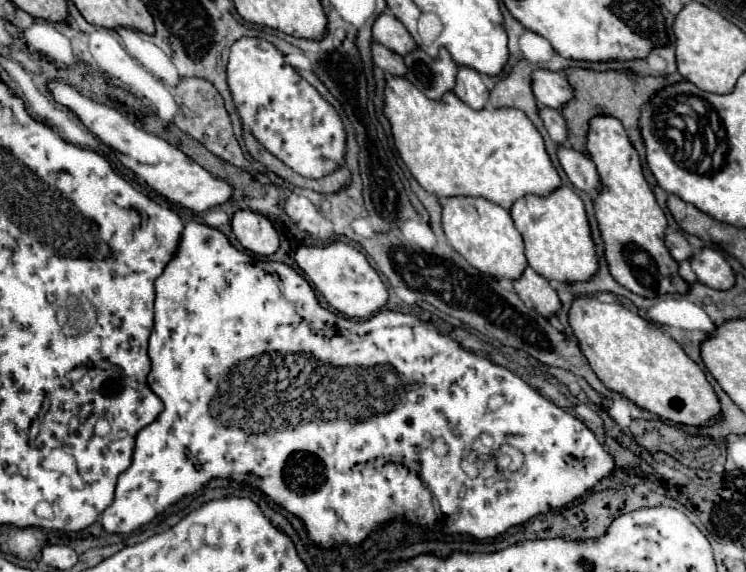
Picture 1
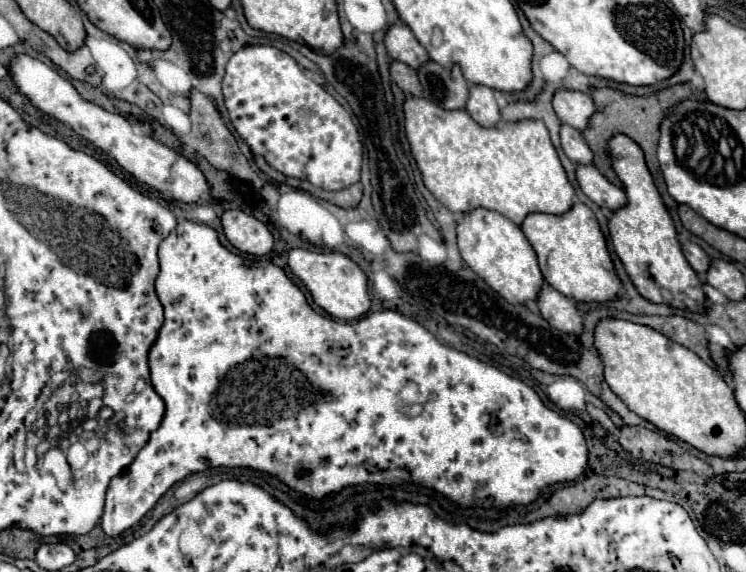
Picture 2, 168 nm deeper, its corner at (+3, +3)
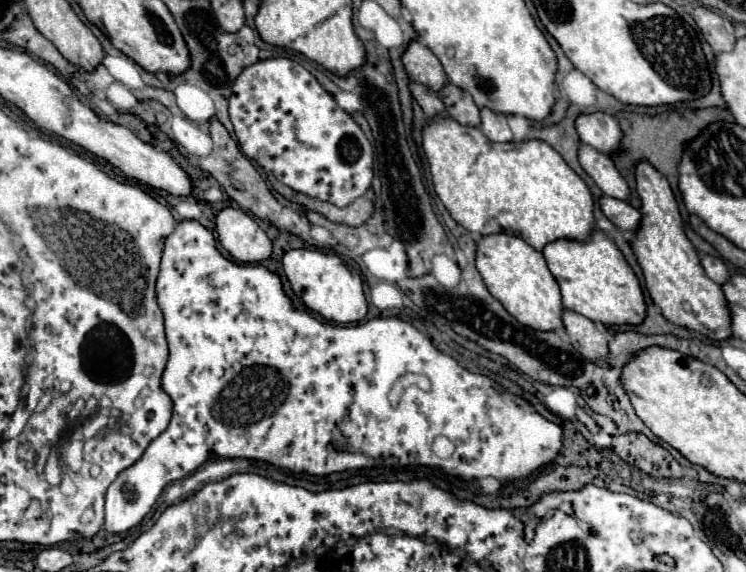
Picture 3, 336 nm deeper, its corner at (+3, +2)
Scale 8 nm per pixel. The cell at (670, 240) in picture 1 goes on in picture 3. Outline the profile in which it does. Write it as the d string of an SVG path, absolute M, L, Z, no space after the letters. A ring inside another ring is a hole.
M701 255L701 267L705 269L705 275L709 279L713 279L715 283L723 285L729 277L729 271L727 271L727 265L719 259L719 257L713 257L713 255Z

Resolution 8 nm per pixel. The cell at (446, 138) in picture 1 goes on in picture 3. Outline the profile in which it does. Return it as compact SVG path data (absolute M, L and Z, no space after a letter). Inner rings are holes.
M435 115L421 131L423 151L429 161L433 189L441 203L447 207L451 217L475 235L489 235L499 231L511 231L513 235L525 239L533 249L541 251L547 243L565 237L565 239L587 239L593 229L593 197L583 179L559 157L551 145L539 139L493 143L471 125L459 125L451 117Z

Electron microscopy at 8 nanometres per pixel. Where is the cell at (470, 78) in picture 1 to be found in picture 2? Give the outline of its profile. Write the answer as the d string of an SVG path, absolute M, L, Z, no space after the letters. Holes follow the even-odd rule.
M471 86L471 96L467 100L465 110L483 128L493 128L495 124L501 122L501 114L499 114L499 106L495 102L493 90L487 86Z

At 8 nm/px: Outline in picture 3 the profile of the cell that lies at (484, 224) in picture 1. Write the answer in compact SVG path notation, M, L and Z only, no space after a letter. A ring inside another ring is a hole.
M509 233L483 235L477 241L475 265L487 285L491 295L501 301L501 305L523 325L537 331L561 329L561 293L559 285L547 269L545 257L527 245L521 237Z

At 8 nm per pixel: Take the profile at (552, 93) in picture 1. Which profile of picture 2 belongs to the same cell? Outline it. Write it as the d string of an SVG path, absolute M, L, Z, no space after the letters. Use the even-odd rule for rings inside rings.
M559 90L555 94L555 112L563 124L583 132L589 126L589 118L595 114L595 102L589 94Z

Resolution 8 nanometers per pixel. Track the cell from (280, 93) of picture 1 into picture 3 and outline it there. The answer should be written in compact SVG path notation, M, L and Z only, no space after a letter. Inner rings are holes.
M273 57L243 69L231 87L229 117L243 153L295 191L333 203L337 207L345 207L361 197L371 185L373 149L369 139L351 119L351 115L347 115L319 85L319 81L291 59Z

